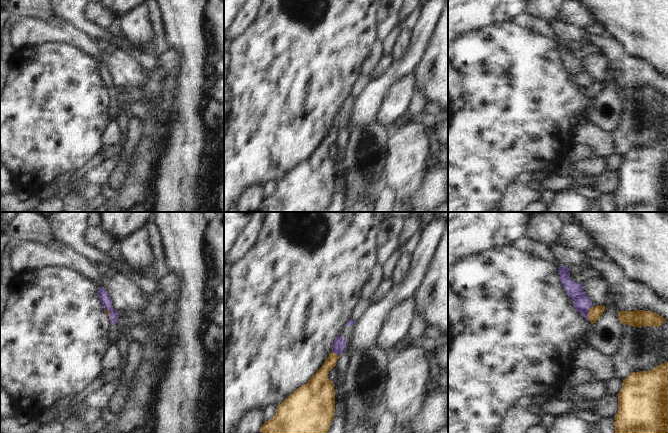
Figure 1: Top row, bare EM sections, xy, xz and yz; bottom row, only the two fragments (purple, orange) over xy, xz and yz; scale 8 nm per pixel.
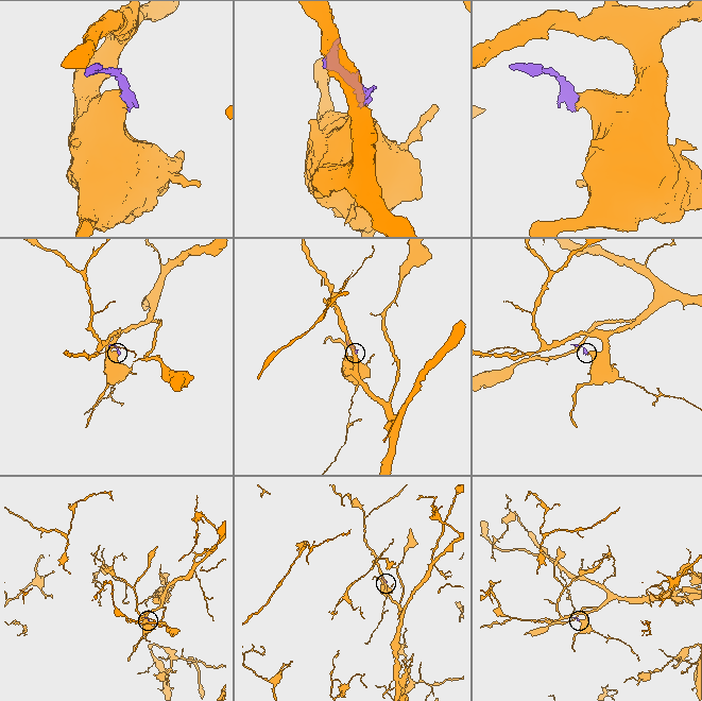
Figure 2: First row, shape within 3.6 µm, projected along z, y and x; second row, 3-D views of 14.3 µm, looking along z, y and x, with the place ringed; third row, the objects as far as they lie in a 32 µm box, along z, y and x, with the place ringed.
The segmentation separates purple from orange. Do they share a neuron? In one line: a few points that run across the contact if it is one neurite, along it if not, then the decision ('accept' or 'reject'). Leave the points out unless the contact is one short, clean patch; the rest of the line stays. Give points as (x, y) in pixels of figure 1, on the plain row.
yz (582, 78), (588, 87), (595, 88) | accept

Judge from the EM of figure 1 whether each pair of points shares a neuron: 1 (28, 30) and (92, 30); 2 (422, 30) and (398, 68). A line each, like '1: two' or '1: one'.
1: two
2: one

